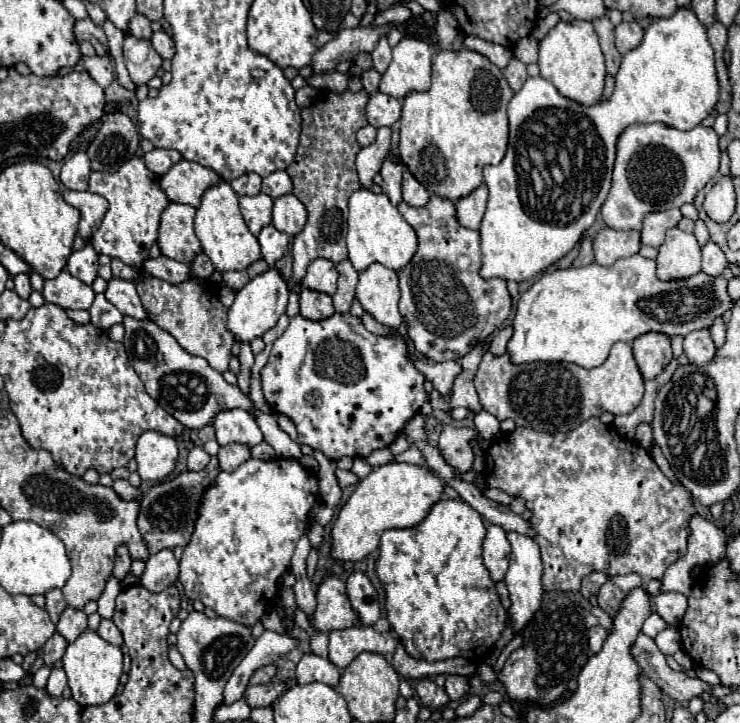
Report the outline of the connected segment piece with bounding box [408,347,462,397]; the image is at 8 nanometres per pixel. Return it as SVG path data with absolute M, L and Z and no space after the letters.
M408 347L408 359L416 365L416 369L428 379L432 381L434 389L446 397L452 391L454 379L462 373L462 365L458 361L444 361L444 363L424 363L416 357L416 353L412 351L412 347Z

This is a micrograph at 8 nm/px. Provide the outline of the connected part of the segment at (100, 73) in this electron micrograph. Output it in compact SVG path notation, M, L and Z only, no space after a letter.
M86 55L80 57L80 61L72 67L62 67L58 71L58 75L66 75L70 71L88 71L88 75L100 85L100 87L108 87L114 79L114 69L112 69L112 61L108 55L102 55L102 57L92 57L88 61Z

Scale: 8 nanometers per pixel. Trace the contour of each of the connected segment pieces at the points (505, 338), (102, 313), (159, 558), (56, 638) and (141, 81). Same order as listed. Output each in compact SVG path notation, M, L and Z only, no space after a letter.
M506 325L504 329L498 329L498 331L492 335L492 341L490 341L490 353L494 353L494 355L506 353L506 345L508 345L512 333L514 333L514 327L512 327L512 325Z
M96 295L94 305L90 309L90 317L92 317L92 325L104 331L116 323L122 323L124 319L124 315L104 295Z
M162 549L146 561L146 571L140 577L140 585L152 593L160 593L178 581L178 573L180 573L180 565L174 559L172 551Z
M54 633L54 635L46 641L46 645L44 645L44 663L46 663L48 667L52 667L56 661L62 659L64 651L66 651L66 639L64 639L62 635Z
M148 43L148 55L142 63L134 63L134 61L126 59L126 69L136 85L146 85L156 75L160 65L162 65L162 57L152 49L150 43Z

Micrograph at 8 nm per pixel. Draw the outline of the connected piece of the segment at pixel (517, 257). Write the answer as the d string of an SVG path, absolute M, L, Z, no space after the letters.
M682 7L678 9L672 17L668 19L656 19L654 23L650 23L650 27L644 33L642 43L628 51L622 57L622 65L620 71L616 75L616 87L614 93L608 101L596 103L592 107L582 107L580 103L574 103L566 97L562 97L556 87L542 79L542 77L530 77L522 89L518 93L514 93L510 105L508 105L508 117L510 117L510 143L508 143L508 151L506 157L498 163L498 165L486 165L484 167L484 183L490 189L490 197L488 197L488 207L486 207L486 215L482 219L482 227L480 227L480 237L482 237L482 269L480 275L484 279L504 279L504 281L524 281L524 279L532 279L536 275L540 275L544 269L548 269L552 263L556 263L558 259L562 259L568 251L572 251L572 247L578 243L578 239L582 237L582 233L594 223L602 203L606 201L606 195L610 191L610 183L612 183L612 167L614 167L614 157L616 157L616 141L618 141L618 133L622 133L622 129L626 129L628 125L634 123L666 123L666 125L674 125L676 129L688 131L694 129L696 125L700 125L716 107L718 103L718 95L720 95L720 85L718 85L718 77L716 77L716 67L714 67L714 51L708 43L708 35L706 35L706 27L698 21L698 17Z

